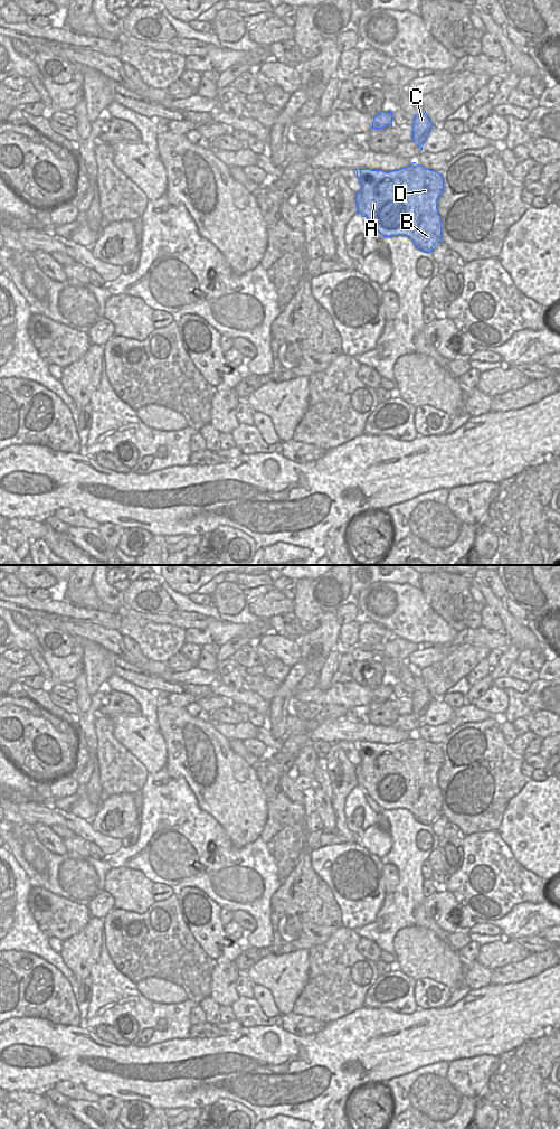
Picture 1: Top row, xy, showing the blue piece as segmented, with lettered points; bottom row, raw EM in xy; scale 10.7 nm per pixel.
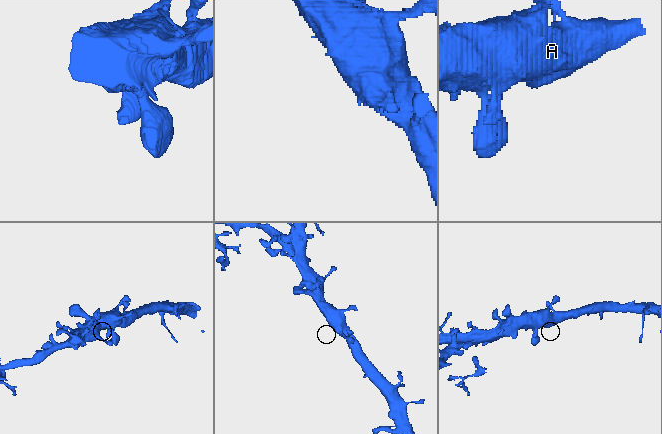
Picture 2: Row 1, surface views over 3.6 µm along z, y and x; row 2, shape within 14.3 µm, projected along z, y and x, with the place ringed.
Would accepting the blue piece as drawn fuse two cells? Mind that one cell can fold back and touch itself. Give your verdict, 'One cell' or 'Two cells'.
One cell.

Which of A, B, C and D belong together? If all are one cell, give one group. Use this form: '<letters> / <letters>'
A B C D

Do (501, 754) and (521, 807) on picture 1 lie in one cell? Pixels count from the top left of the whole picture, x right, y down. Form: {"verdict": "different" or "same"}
{"verdict": "different"}

